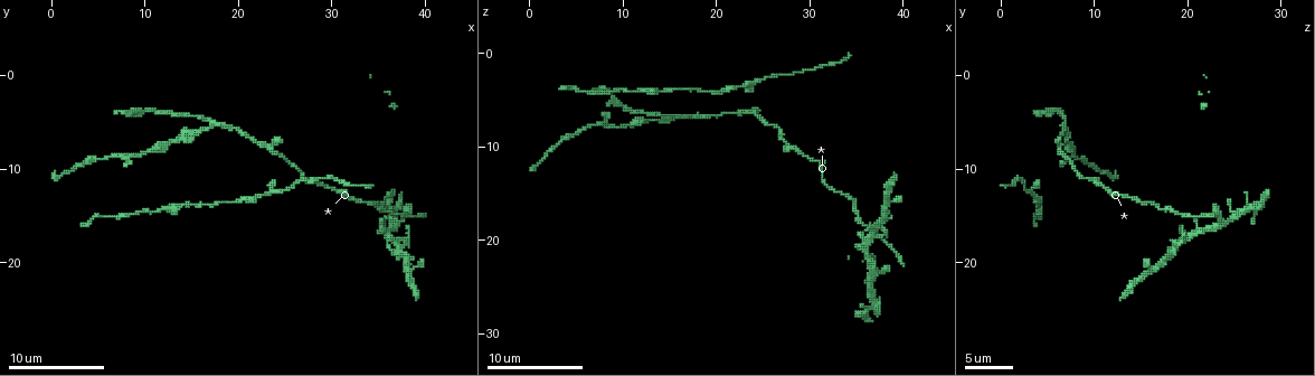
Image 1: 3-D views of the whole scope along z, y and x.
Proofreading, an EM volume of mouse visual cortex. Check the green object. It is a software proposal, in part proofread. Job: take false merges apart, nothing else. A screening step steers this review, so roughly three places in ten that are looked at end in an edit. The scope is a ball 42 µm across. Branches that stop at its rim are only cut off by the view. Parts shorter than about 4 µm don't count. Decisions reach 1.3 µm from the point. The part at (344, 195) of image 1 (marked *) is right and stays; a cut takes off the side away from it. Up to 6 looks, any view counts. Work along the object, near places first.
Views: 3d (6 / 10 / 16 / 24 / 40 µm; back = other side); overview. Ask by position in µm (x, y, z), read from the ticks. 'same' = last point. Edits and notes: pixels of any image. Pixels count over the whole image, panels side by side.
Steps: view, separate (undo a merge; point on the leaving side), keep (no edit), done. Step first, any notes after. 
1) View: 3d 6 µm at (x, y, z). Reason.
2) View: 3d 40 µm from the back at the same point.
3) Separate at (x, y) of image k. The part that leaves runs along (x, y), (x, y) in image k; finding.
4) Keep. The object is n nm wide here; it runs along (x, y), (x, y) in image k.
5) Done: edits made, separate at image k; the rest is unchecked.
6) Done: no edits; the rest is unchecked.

View: 3d 10 µm at (23.4, 12.4, 3.4). Three-way junction.

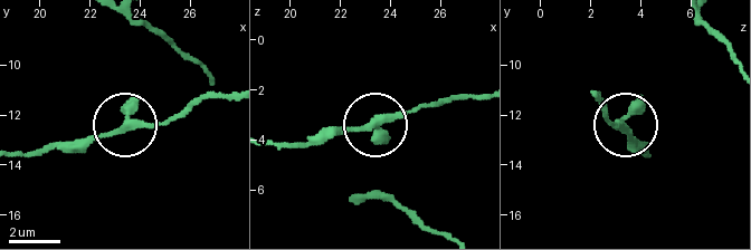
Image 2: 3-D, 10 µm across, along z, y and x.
Keep. All the same neuron.

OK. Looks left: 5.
View: 3d 6 µm at (17.2, 5.6, 6.6). Three arms meet.

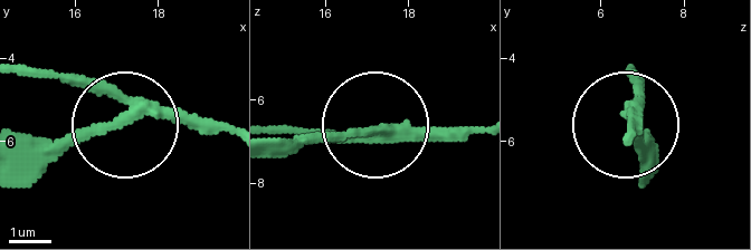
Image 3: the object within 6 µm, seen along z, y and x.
Separate at (88, 134) of image 3. The part that leaves runs along (135, 105), (21, 147) in image 3; two neurons meet here.

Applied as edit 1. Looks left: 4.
View: overview.

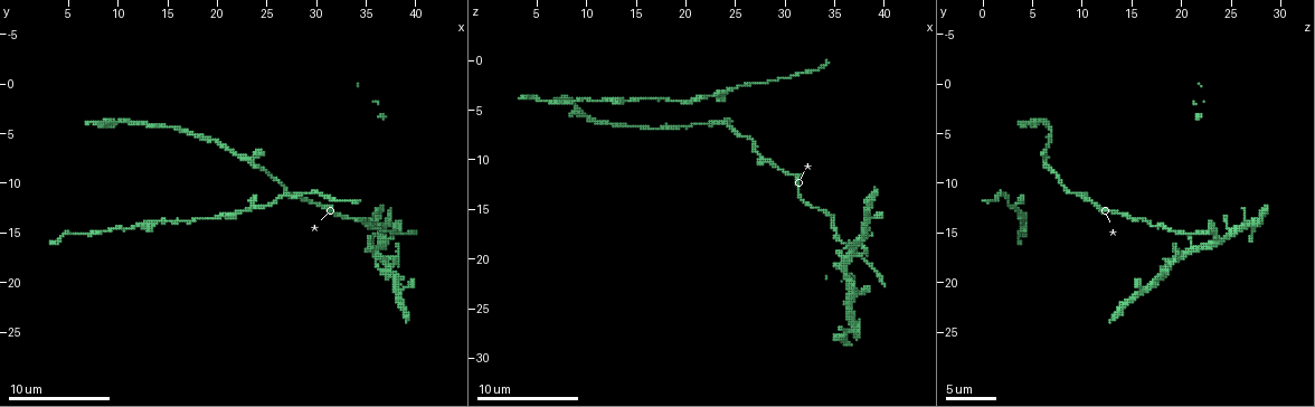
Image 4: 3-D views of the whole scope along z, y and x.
View: 3d 16 µm at (24.0, 8.2, 6.4). A fork.

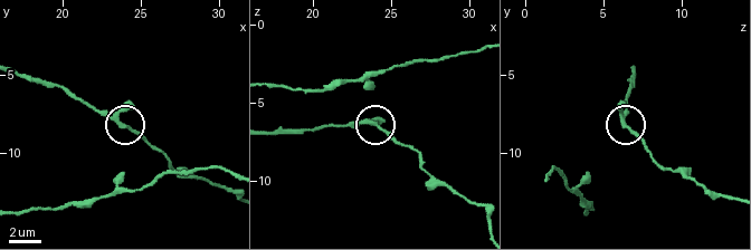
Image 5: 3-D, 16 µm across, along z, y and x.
View: 3d 6 µm at (23.8, 8.2, 6.2).

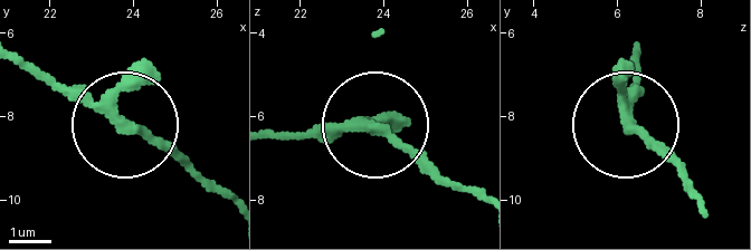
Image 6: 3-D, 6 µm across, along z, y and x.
Keep. 3 arms meet here; it runs along (477, 193), (359, 122), (288, 133) in image 6; one neuron here.

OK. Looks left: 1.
Done: edits made, separate at image 3; the rest is unchecked.

